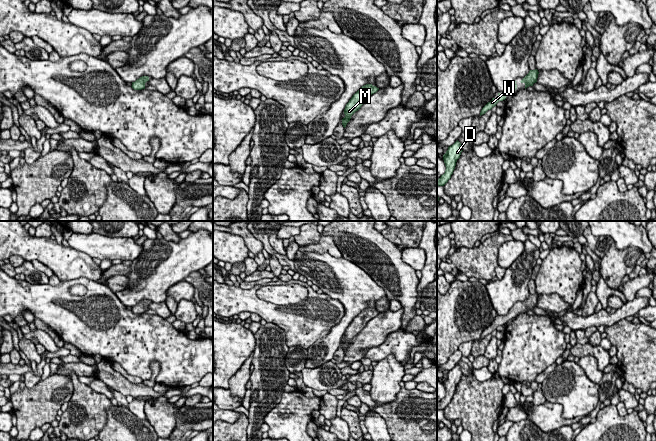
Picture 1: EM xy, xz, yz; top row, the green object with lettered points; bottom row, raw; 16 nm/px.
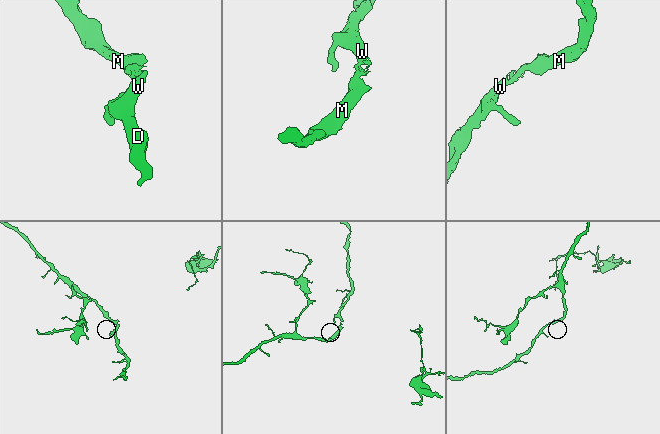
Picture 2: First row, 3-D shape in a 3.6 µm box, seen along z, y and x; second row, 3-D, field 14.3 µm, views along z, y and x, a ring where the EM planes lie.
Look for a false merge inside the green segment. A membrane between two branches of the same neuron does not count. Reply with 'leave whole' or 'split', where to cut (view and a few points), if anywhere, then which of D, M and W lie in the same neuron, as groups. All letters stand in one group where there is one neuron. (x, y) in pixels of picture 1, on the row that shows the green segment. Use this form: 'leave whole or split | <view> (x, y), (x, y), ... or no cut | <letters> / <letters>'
leave whole | no cut | D M W

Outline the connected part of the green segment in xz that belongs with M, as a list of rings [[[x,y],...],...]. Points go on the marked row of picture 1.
[[[366,84],[362,86],[349,100],[344,109],[345,117],[342,119],[342,125],[345,128],[350,121],[351,116],[358,111],[361,106],[367,101],[367,99],[379,90],[372,84]]]

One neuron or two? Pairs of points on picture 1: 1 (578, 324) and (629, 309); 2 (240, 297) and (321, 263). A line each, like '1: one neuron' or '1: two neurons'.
1: one neuron
2: two neurons

